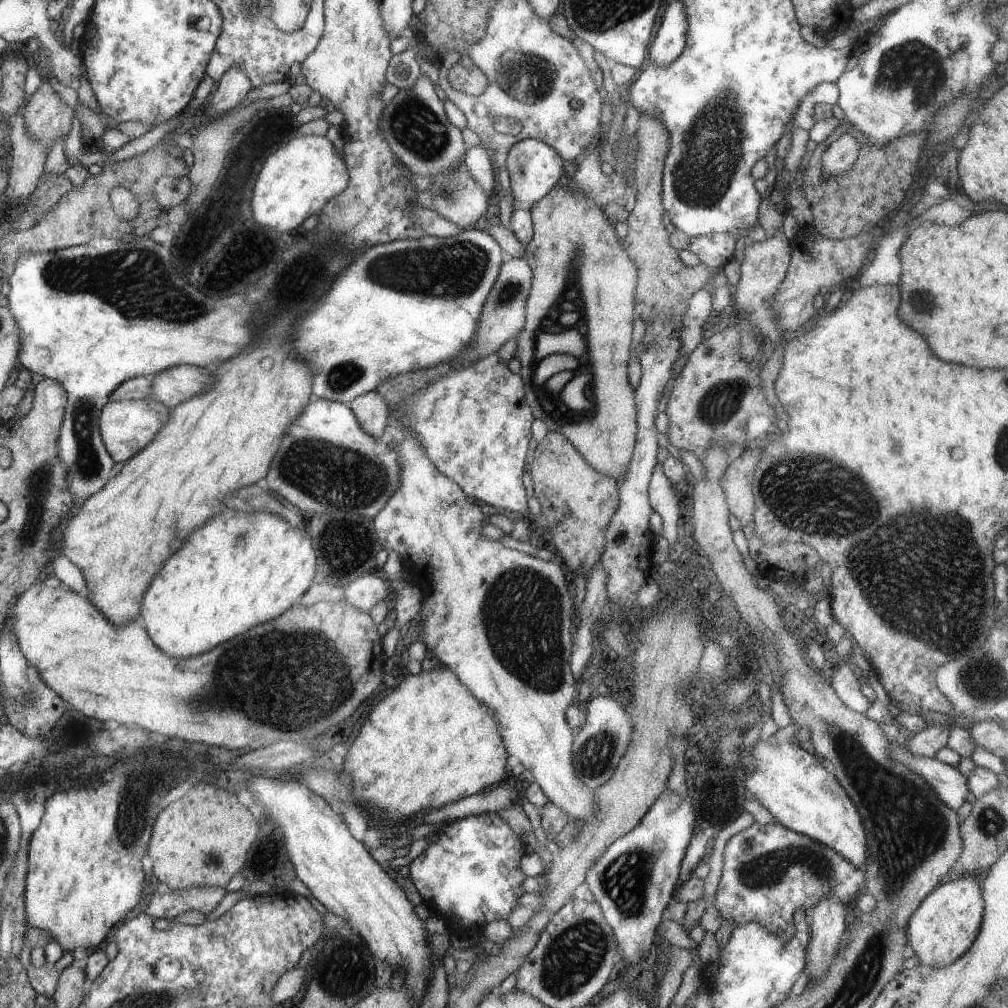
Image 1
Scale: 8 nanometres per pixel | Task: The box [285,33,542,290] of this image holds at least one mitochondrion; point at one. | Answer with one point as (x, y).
(414, 125)

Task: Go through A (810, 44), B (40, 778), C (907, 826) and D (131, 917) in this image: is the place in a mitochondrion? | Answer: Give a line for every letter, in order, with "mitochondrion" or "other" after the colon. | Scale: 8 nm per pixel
A: other
B: other
C: mitochondrion
D: other

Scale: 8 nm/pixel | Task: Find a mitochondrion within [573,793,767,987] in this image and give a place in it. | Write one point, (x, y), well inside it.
(626, 881)

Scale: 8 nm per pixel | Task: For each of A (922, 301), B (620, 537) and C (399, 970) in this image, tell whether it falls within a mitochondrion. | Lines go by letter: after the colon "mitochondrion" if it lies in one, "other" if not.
A: mitochondrion
B: other
C: other

